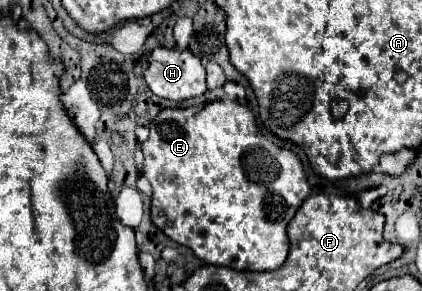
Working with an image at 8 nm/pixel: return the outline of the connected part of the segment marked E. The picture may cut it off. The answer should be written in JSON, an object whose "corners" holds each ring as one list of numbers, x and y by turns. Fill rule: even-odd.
{"corners":[[213,101,207,103,203,109,163,109,149,125,149,139,141,145,143,155,145,155,145,163,143,163,143,175,147,177,147,181,153,187,153,201,151,201,151,221,173,241,177,241,179,245,189,247,201,261,205,263,215,263,215,265,225,265,237,271,275,271,279,269,289,253,289,239,287,239,287,225,293,219,295,211,301,207,301,203,305,201,305,197,309,195,309,183,307,183,307,175,303,169,301,159,283,147,277,147,275,143,267,141,257,125,255,125,255,115,249,107,237,103,237,101]]}

